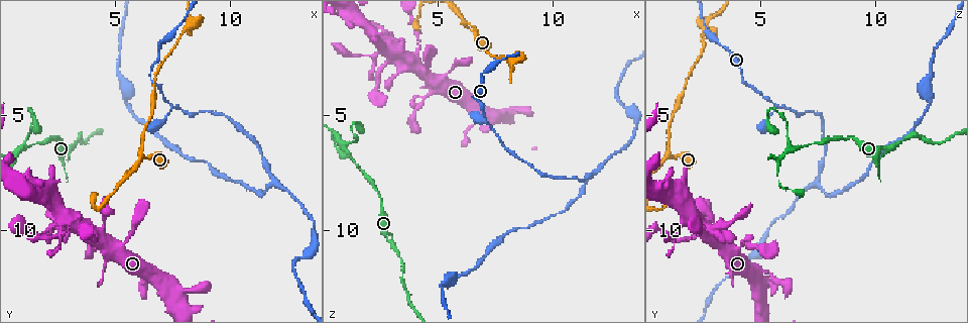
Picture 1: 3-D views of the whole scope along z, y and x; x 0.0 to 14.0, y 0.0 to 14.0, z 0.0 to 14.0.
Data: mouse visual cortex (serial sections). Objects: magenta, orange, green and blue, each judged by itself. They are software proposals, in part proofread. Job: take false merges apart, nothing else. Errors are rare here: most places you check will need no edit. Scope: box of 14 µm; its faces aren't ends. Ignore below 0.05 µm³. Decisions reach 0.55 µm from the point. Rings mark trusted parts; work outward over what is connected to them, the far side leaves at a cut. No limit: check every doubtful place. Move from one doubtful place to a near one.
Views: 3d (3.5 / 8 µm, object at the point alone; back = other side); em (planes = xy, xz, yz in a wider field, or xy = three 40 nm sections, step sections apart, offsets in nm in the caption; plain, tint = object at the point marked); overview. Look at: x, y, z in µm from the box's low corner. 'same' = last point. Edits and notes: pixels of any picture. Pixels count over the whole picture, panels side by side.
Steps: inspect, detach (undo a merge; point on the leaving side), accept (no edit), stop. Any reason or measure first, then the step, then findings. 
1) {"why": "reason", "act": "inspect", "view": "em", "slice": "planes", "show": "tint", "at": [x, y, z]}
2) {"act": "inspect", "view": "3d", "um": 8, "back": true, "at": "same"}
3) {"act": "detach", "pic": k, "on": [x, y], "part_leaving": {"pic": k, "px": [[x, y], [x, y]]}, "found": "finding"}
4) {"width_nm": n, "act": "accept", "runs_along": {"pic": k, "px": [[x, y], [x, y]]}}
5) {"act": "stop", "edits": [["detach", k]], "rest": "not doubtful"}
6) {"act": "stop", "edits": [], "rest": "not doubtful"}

{"why": "sudden change in width", "act": "inspect", "view": "3d", "um": 8, "at": [1.1, 6.4, 6.4]}

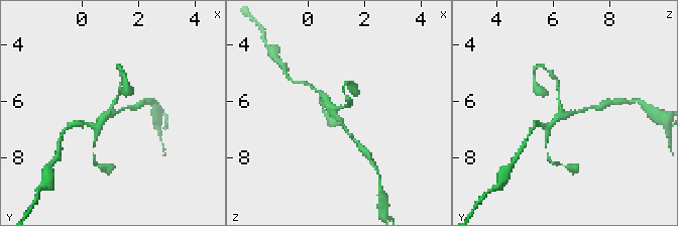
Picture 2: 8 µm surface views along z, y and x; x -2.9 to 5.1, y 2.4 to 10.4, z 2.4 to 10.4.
{"arms": 3, "arm_widths_nm": [100, 150, 250], "act": "inspect", "view": "em", "slice": "planes", "show": "tint", "at": [1.0, 6.4, 6.5]}

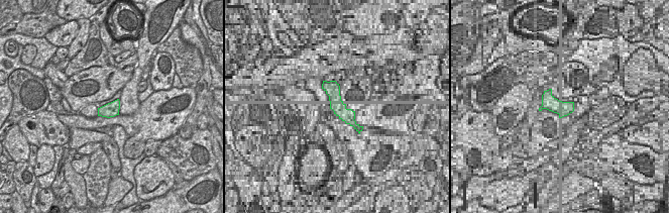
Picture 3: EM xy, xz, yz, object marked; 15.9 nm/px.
{"act": "accept", "found": "all the same cell"}

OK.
{"why": "thin neck", "act": "inspect", "view": "3d", "um": 3.5, "at": [2.7, 10.0, 1.3]}

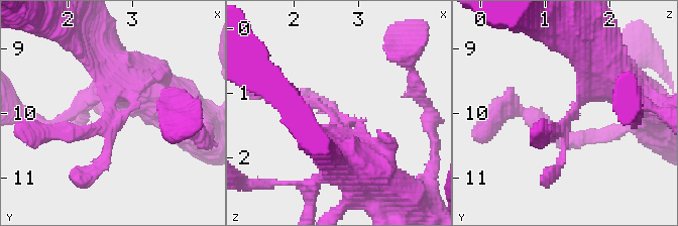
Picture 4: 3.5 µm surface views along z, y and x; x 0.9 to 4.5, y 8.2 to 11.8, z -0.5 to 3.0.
{"why": "now the EM", "act": "inspect", "view": "em", "slice": "xy", "step": 2, "show": "plain", "at": [2.60, 10.15, 1.35]}

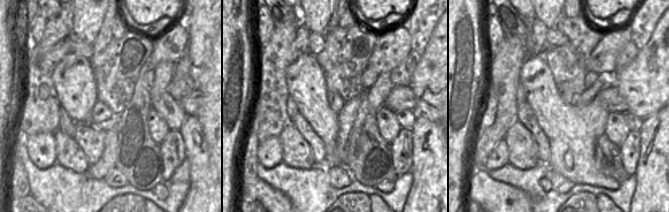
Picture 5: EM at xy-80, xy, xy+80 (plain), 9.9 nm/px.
{"act": "inspect", "view": "em", "slice": "xy", "step": 2, "show": "tint", "at": "same"}

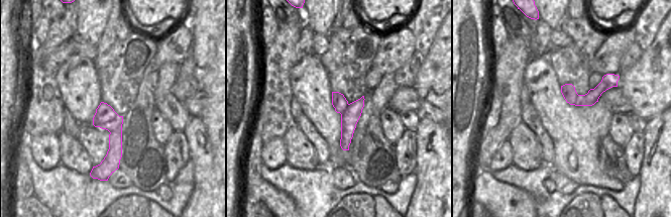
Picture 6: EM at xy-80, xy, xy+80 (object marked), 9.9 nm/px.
{"width_nm": 200, "act": "accept", "runs_along": {"pic": 4, "px": [[342, 159], [333, 115], [271, 95]]}, "found": "one cell here"}

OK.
{"why": "abrupt turn", "act": "inspect", "view": "3d", "um": 8, "at": [7.5, 4.6, 5.6]}

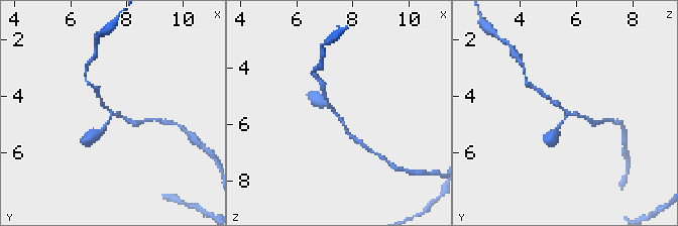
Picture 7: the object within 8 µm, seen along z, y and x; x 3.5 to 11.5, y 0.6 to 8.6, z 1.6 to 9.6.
{"arms": 3, "arm_widths_nm": [150, 150, 150], "act": "inspect", "view": "em", "slice": "xy", "step": 3, "show": "tint", "at": [7.5, 4.6, 5.6]}

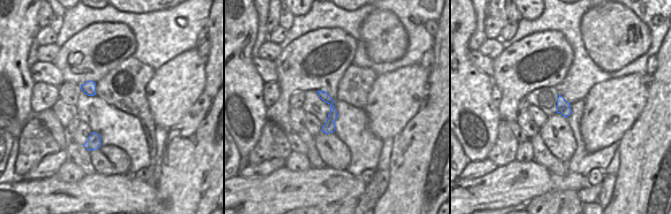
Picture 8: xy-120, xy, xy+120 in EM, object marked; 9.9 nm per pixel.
{"act": "accept", "runs_along": {"pic": 8, "px": [[321, 93], [332, 106], [324, 129]]}, "found": "one cell here"}

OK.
{"why": "a narrow waist", "act": "inspect", "view": "3d", "um": 8, "at": [11.9, 7.8, 7.4]}

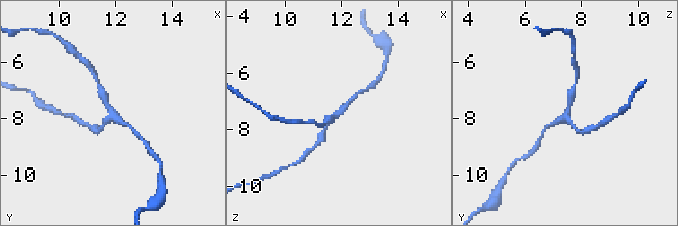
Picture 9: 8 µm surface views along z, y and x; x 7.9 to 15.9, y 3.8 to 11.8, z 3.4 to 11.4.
{"arms": 3, "arm_widths_nm": [150, 150, 250], "why": "need the tissue", "act": "inspect", "view": "em", "slice": "xy", "step": 1, "show": "tint", "at": [11.8, 7.9, 7.4]}

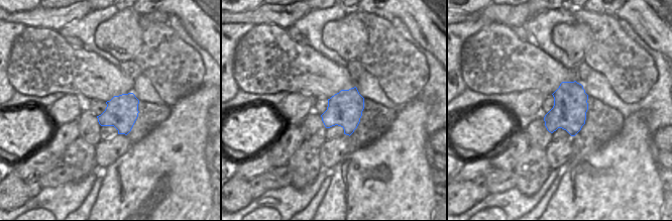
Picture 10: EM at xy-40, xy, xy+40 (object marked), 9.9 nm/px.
{"act": "accept", "runs_along": {"pic": 9, "px": [[573, 90], [566, 117], [583, 133]]}, "found": "all the same cell"}

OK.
{"act": "stop", "edits": [], "rest": "not doubtful"}

